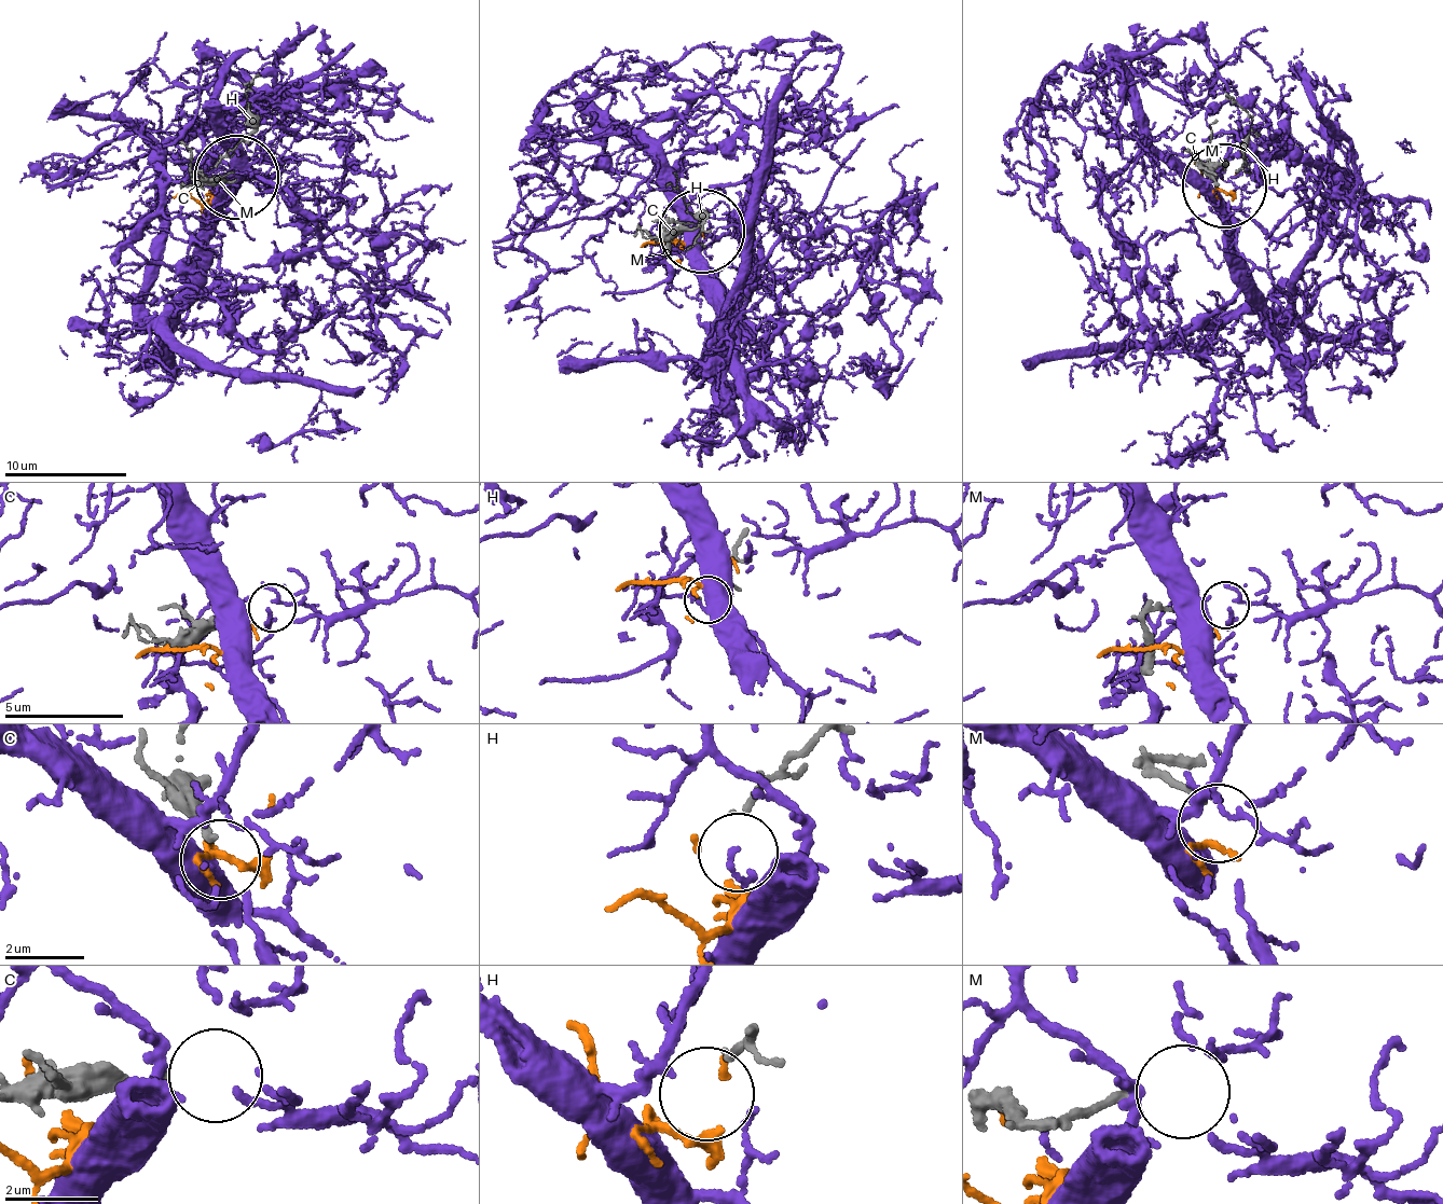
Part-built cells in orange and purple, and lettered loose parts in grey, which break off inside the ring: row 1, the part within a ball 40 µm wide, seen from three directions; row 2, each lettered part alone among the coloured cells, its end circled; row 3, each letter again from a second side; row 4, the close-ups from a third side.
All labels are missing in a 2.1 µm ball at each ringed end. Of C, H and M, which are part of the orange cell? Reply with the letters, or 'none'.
none

